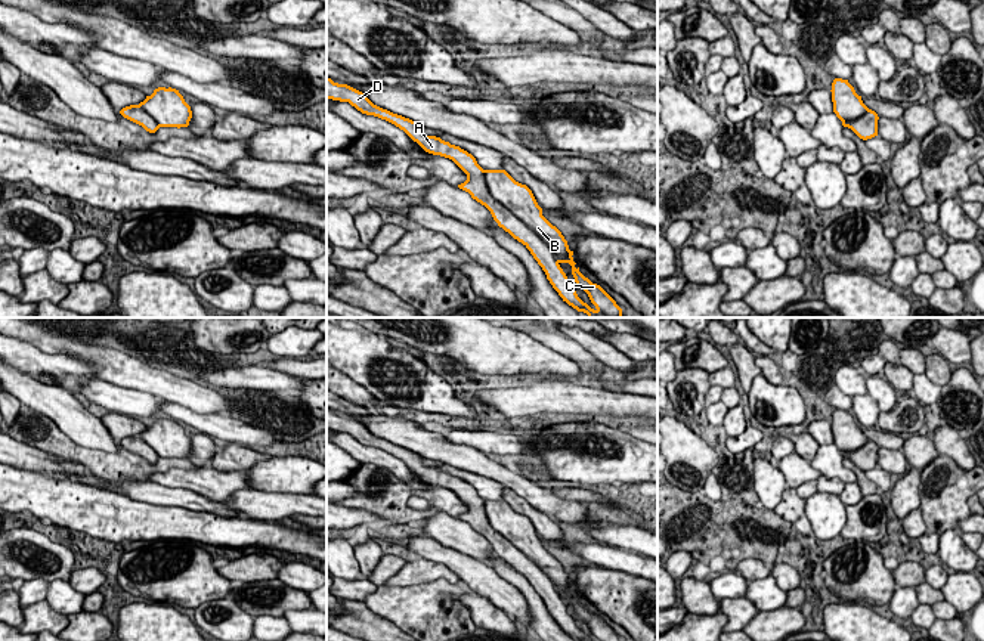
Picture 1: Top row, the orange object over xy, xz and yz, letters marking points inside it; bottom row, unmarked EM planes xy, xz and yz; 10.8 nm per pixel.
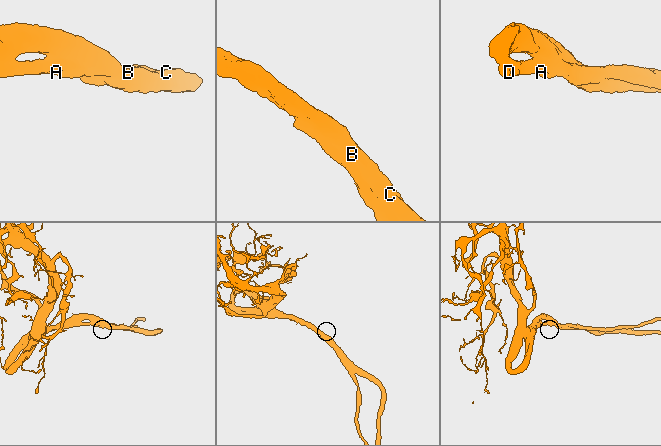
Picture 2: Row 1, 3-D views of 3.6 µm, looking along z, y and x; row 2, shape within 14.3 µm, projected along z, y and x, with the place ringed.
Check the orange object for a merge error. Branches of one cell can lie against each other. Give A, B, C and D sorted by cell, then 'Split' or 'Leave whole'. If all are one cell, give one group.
Groups: A B C D. Leave whole

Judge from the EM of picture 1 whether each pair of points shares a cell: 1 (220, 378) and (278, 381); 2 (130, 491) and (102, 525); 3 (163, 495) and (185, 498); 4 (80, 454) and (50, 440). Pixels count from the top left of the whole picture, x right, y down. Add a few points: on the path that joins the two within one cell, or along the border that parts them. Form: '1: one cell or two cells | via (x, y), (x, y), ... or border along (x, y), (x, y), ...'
1: one cell | via (235, 378), (263, 378)
2: two cells | border along (123, 494), (135, 499), (160, 504)
3: one cell | via (169, 496), (179, 498)
4: one cell | via (73, 452), (58, 443)

